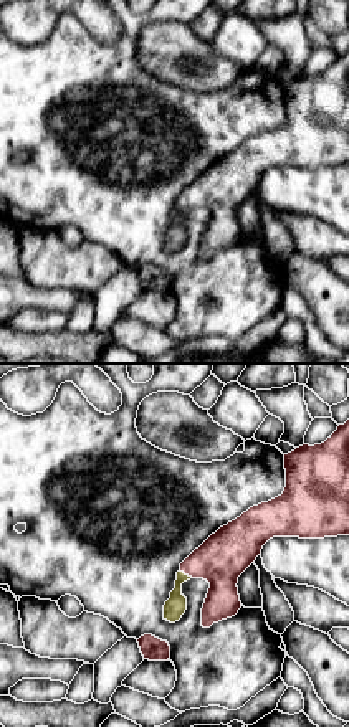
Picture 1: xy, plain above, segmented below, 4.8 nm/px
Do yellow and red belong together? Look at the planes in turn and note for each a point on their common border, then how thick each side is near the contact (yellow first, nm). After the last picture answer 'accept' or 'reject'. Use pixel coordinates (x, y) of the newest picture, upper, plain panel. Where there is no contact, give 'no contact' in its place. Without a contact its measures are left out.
contact (184, 204); calibres 100 and 240 nm

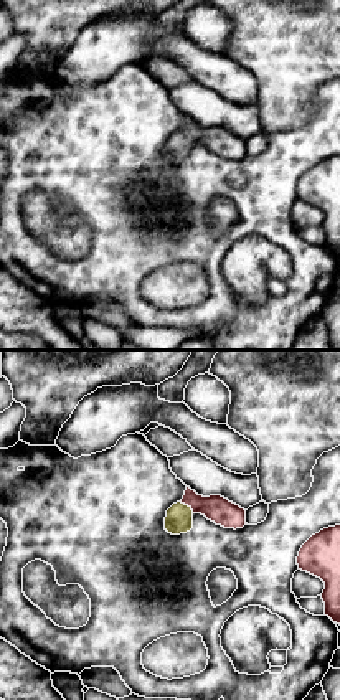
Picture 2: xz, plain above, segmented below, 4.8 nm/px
contact (187, 136); calibres 130 and 130 nm

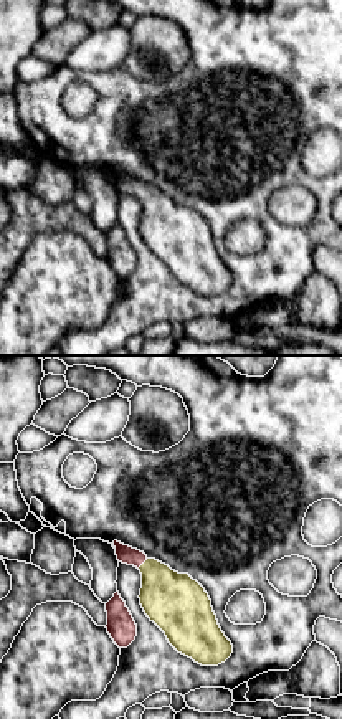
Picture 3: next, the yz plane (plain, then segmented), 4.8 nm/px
contact (144, 192); calibres 280 and 90 nm

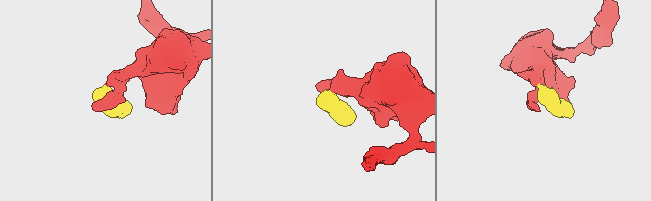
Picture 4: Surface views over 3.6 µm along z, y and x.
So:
accept

